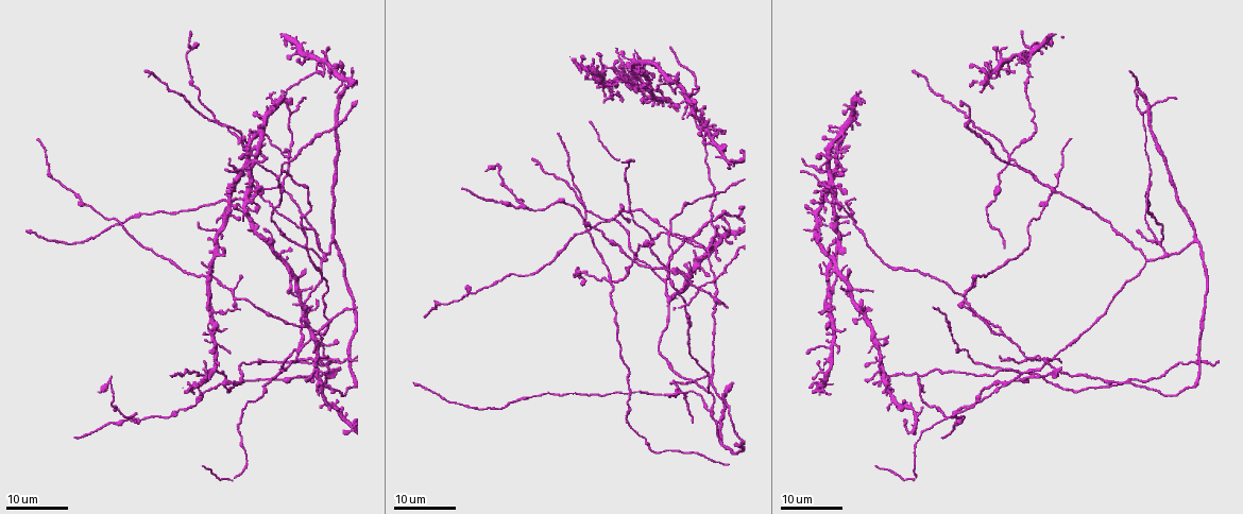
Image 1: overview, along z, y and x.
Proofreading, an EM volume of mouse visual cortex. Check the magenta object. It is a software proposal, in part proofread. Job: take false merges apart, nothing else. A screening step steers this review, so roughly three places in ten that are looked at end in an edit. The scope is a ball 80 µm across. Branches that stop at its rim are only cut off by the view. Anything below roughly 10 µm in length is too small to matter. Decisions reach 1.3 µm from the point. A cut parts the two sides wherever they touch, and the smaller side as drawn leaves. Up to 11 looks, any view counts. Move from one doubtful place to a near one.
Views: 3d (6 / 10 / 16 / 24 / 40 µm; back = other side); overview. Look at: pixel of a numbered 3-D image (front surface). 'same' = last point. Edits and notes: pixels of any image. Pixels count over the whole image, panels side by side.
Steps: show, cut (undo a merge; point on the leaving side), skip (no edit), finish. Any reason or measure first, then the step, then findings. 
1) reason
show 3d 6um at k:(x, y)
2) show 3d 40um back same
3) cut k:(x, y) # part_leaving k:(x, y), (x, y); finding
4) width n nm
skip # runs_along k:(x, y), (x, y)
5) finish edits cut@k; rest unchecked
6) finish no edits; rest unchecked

show 3d 16um at 1:(1009, 153)

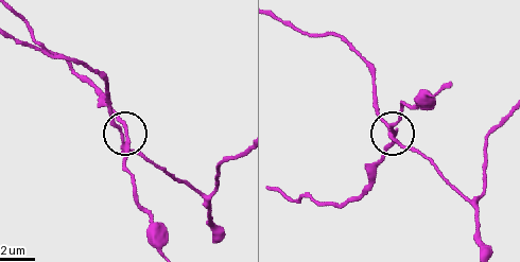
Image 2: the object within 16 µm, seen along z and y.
closer look
show 3d 10um at 2:(127, 139)

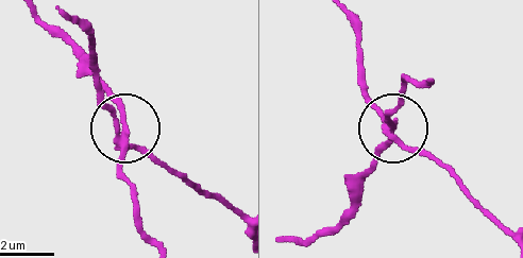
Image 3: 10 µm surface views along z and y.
zoom in
show 3d 6um at 3:(122, 123)

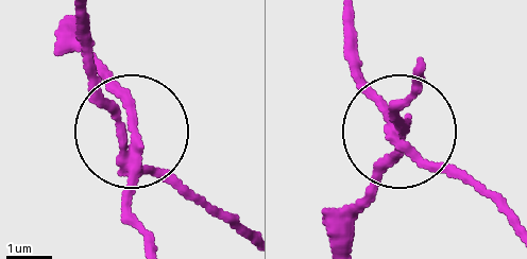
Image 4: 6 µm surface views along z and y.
cut 4:(134, 226) # two cells meet here

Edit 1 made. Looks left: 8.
branch point
show 3d 16um at 1:(1146, 257)

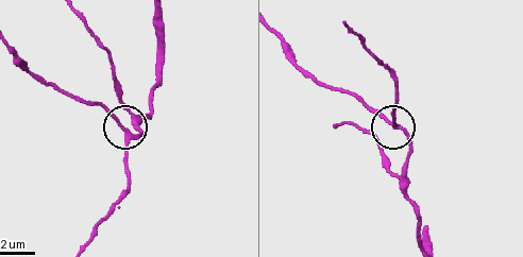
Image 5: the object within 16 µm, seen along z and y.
show 3d 10um at 5:(394, 126)

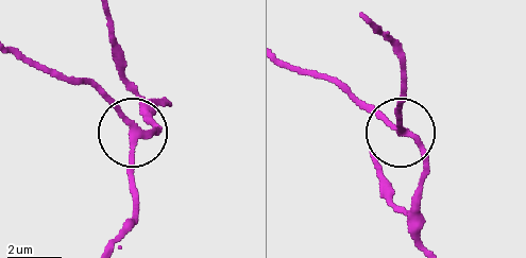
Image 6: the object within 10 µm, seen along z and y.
other side
show 3d 10um back at 6:(133, 124)

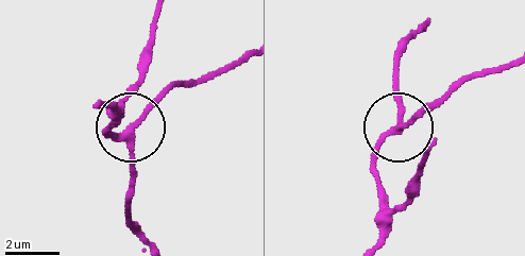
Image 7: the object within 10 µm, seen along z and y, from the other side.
skip # runs_along 7:(420, 30), (400, 56), (400, 125), (374, 167), (378, 205); continuous, no second cell

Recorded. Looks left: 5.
three arms meet
show 3d 16um at 1:(1148, 186)

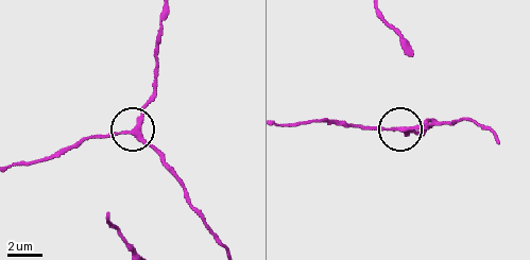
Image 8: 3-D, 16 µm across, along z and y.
show 3d 6um at 8:(132, 131)

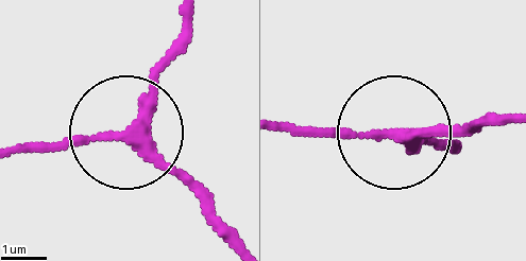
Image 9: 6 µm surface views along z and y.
width 250 nm
skip # runs_along 9:(233, 232), (134, 129), (184, 41); all the same cell

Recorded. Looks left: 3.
three-way junction
show 3d 24um at 1:(1033, 178)

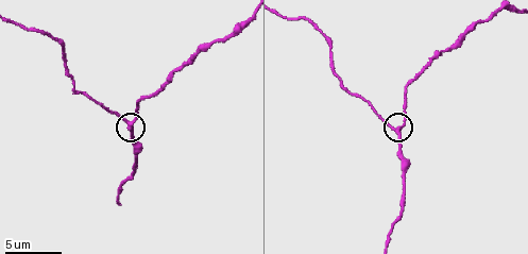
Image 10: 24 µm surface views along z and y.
show 3d 10um at 10:(397, 130)

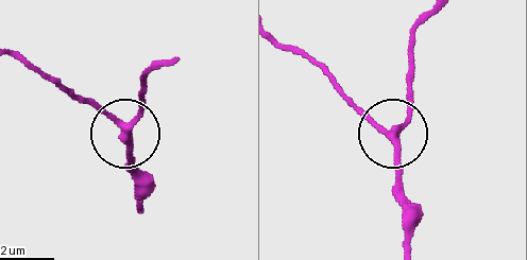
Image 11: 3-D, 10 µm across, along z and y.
side_arm 38 um; arms 3
skip # one cell here

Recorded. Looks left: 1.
finish edits cut@4; rest unchecked

